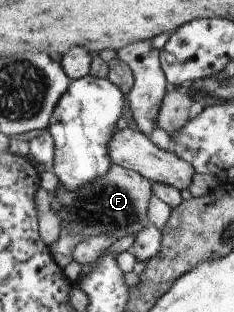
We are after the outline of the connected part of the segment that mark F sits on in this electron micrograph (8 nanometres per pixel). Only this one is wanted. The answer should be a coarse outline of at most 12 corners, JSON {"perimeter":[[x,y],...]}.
{"perimeter":[[111,165],[78,189],[58,183],[59,267],[80,241],[147,225],[152,184]]}

